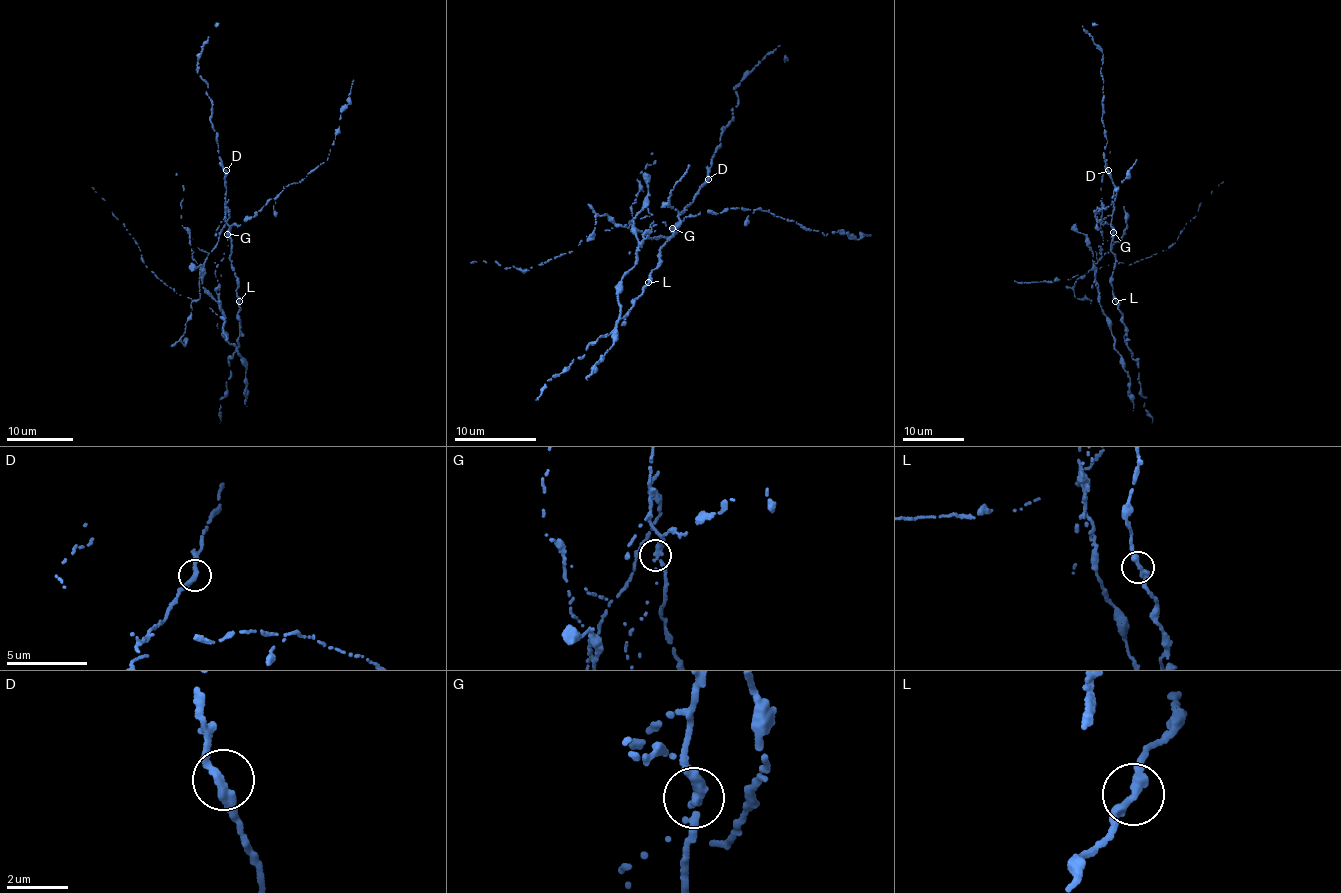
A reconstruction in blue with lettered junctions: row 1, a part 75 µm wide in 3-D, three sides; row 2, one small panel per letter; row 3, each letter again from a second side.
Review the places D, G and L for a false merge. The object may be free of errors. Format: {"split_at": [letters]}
{"split_at": ["G"]}

